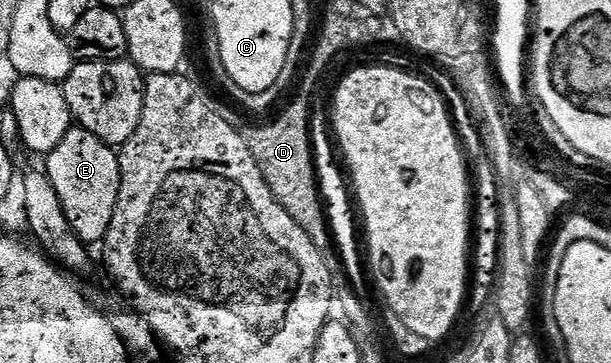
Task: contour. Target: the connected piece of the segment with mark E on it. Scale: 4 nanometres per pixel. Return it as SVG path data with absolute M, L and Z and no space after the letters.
M73 126L65 138L61 138L59 145L46 153L45 160L47 177L53 182L53 190L57 190L57 198L61 198L69 226L73 226L79 239L84 242L102 241L118 202L119 157L116 149L89 134L89 130Z

